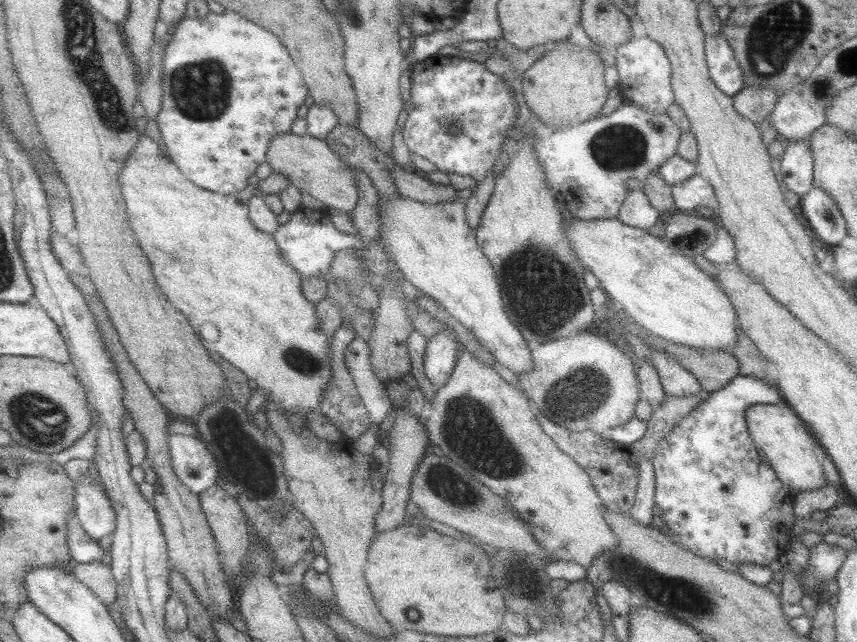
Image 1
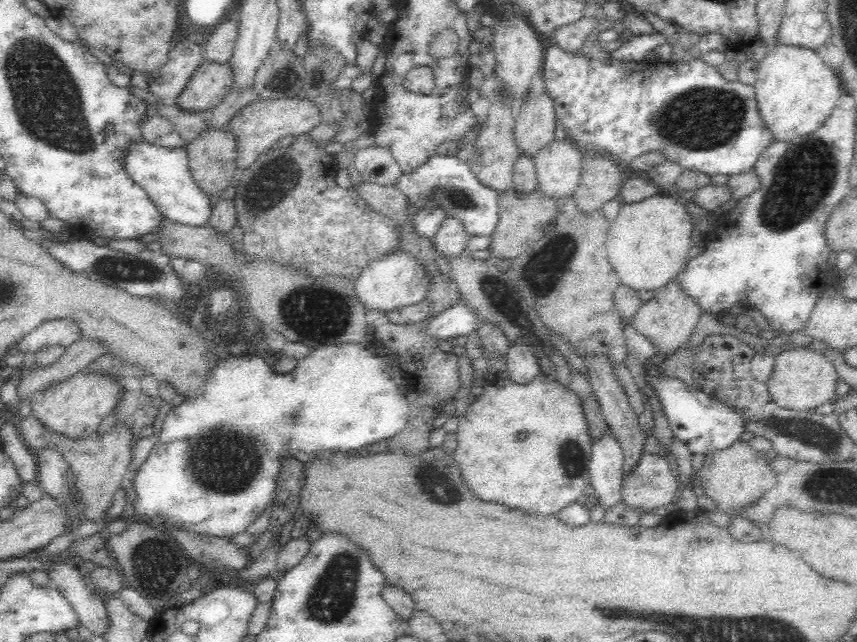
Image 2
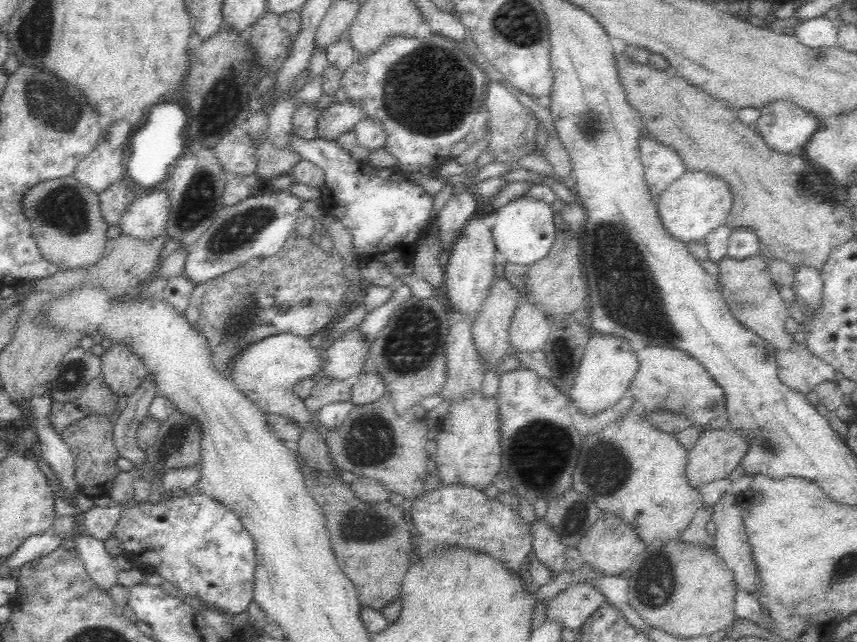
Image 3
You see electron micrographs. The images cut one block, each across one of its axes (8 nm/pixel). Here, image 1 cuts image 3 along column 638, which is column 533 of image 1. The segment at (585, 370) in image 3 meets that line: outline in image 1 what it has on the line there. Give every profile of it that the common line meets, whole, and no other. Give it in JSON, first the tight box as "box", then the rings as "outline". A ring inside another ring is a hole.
{"box":[381,190,534,376],"outline":[[[463,190],[459,200],[441,204],[427,204],[413,200],[409,196],[381,198],[381,244],[390,252],[402,271],[404,279],[413,284],[427,296],[440,302],[457,320],[460,320],[470,332],[475,334],[479,343],[491,355],[495,355],[499,364],[509,368],[516,376],[529,372],[534,367],[534,355],[523,332],[511,320],[505,302],[498,273],[493,262],[486,256],[478,244],[475,231],[467,222],[467,201],[473,197],[473,191]]]}

